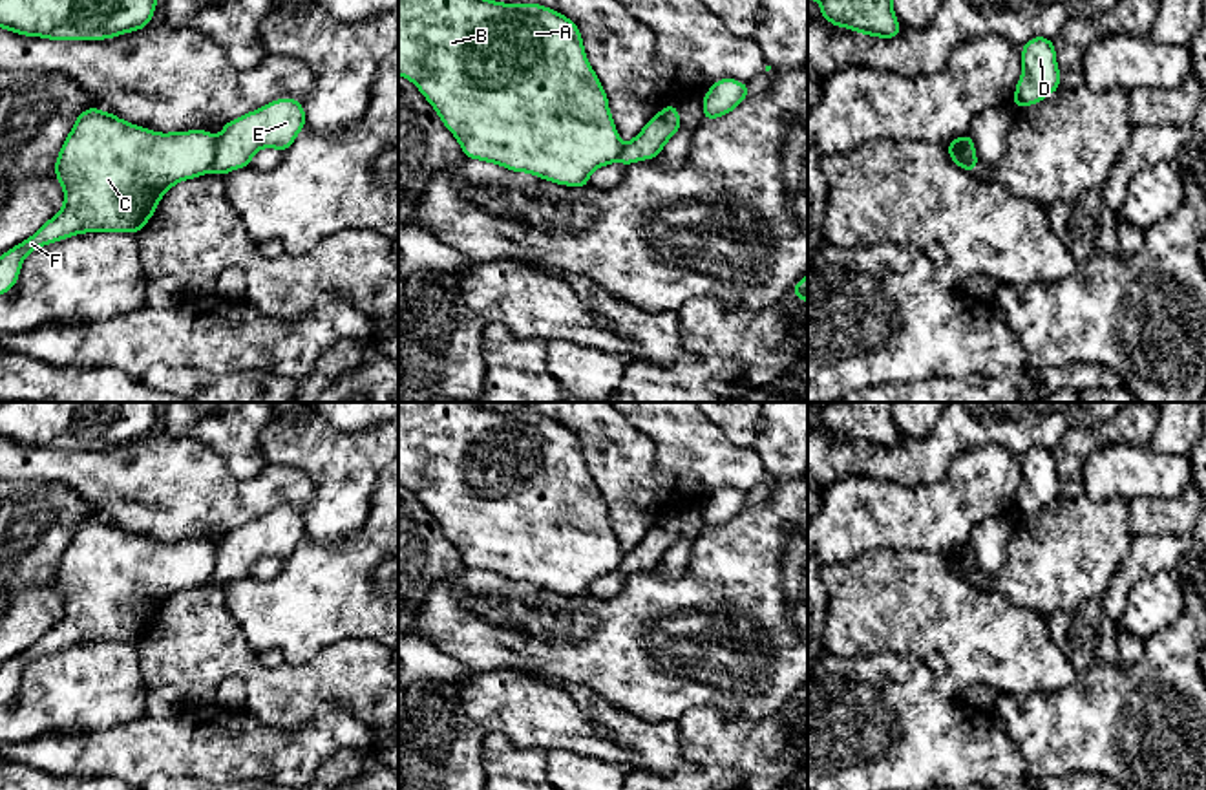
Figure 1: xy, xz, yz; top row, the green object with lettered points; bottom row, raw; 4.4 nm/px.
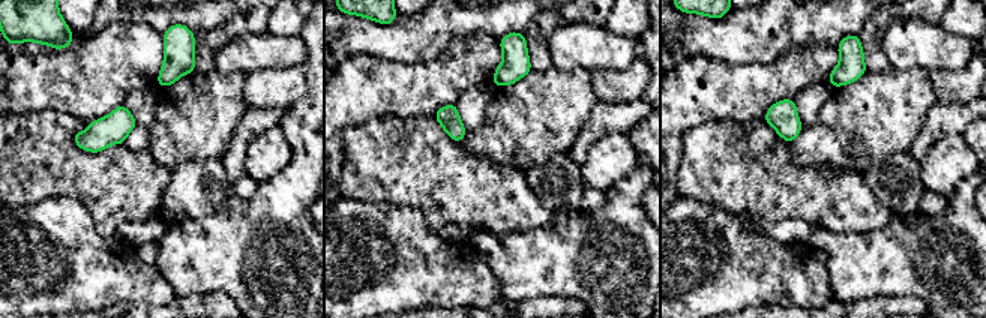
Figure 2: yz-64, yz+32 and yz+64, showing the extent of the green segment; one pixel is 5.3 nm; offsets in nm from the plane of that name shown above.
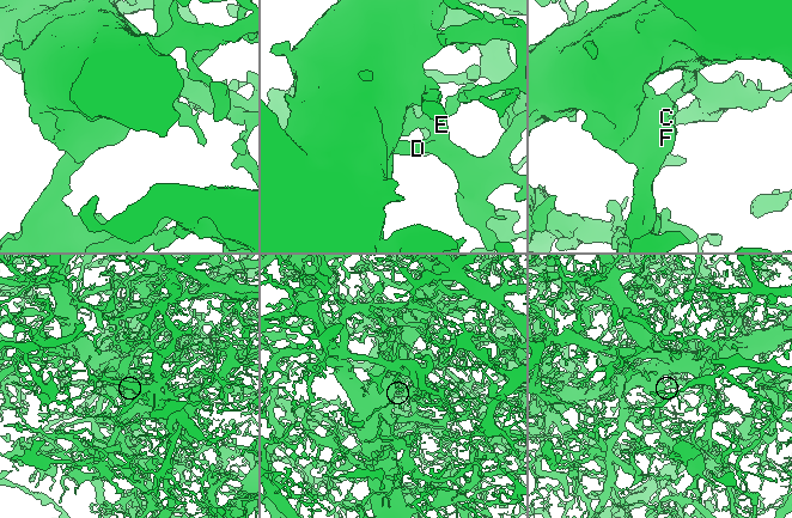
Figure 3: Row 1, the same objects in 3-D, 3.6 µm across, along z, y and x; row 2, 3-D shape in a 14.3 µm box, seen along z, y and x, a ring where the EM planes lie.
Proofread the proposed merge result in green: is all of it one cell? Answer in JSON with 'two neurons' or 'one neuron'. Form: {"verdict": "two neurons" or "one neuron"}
{"verdict": "two neurons"}

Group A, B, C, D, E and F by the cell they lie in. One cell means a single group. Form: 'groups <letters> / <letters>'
groups A B C F / D E

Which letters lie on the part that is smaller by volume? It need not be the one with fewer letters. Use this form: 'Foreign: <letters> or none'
Foreign: A, B, C, F

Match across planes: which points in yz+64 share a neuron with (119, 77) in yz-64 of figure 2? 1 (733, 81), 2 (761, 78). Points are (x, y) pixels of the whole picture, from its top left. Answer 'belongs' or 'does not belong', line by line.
1: belongs
2: belongs

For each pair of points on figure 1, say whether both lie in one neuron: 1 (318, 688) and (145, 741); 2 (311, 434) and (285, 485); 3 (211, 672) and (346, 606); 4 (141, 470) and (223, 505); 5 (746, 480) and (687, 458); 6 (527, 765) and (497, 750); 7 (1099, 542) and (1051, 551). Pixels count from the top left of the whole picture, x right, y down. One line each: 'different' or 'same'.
1: different
2: different
3: different
4: same
5: same
6: same
7: same

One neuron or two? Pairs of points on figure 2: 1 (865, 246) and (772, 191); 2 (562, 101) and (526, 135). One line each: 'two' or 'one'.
1: two
2: one

